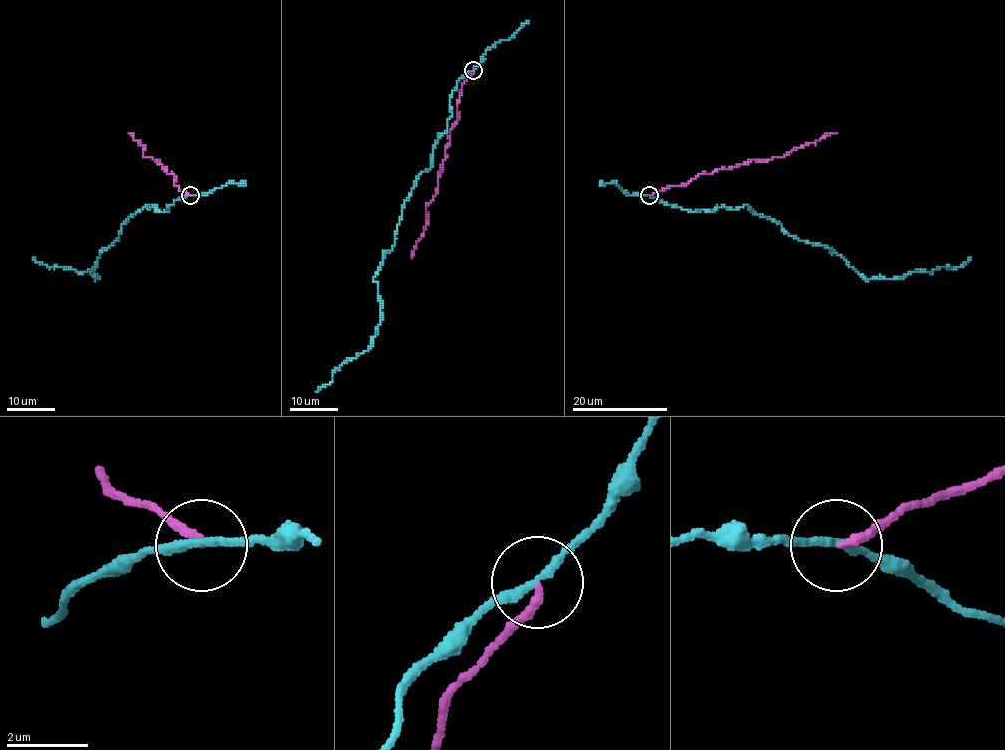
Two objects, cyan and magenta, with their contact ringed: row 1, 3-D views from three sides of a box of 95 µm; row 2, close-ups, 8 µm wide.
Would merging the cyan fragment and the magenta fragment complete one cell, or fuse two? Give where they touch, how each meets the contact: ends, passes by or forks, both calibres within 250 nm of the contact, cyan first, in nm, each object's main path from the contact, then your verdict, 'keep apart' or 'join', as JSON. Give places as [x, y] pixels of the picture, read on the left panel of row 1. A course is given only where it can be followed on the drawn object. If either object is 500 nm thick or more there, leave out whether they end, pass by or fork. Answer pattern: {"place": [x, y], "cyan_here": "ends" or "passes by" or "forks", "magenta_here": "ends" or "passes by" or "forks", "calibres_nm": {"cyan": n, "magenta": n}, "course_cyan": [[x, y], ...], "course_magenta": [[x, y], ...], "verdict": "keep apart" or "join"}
{"place": [190, 195], "cyan_here": "passes by", "magenta_here": "ends", "calibres_nm": {"cyan": 200, "magenta": 200}, "course_cyan": [[190, 196], [168, 211], [148, 205], [131, 216], [100, 253], [91, 273], [99, 278], [33, 258]], "course_magenta": [[190, 196], [174, 184], [172, 173], [167, 173], [156, 160], [142, 154], [143, 147], [129, 132]], "verdict": "keep apart"}

